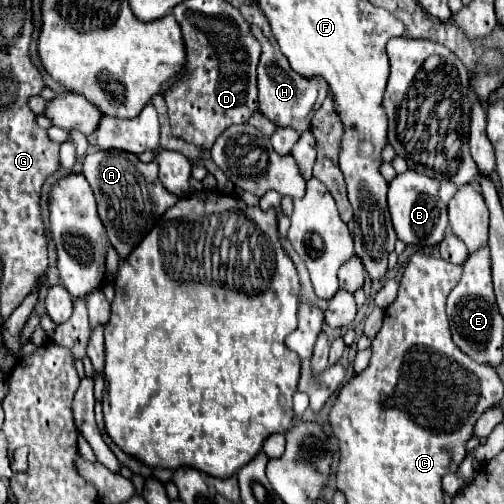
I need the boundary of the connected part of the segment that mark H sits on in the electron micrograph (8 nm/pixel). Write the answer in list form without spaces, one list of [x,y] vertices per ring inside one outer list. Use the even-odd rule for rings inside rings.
[[[260,28],[254,30],[254,36],[262,44],[262,56],[258,64],[260,112],[272,122],[276,122],[276,126],[292,126],[298,132],[308,130],[312,120],[310,112],[318,110],[324,98],[328,96],[328,84],[324,84],[324,80],[320,80],[318,76],[314,76],[312,80],[304,80],[298,72],[292,72],[286,56],[280,52],[280,48],[276,48],[276,44],[268,36],[264,36]]]

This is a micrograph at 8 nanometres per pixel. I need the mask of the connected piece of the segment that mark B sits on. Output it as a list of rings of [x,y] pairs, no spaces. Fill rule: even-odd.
[[[412,170],[398,174],[388,184],[388,210],[392,216],[394,230],[404,244],[436,246],[444,238],[444,230],[448,226],[448,214],[446,204],[438,198],[438,180],[432,180]]]

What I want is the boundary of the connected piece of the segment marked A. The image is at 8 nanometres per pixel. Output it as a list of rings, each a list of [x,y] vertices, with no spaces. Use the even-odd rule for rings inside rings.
[[[104,150],[92,152],[84,158],[82,174],[92,186],[92,192],[98,202],[98,214],[106,226],[110,244],[118,250],[120,258],[124,260],[136,244],[150,232],[156,220],[176,204],[178,196],[168,192],[158,180],[158,164],[156,162],[142,162],[136,154],[124,150]]]

